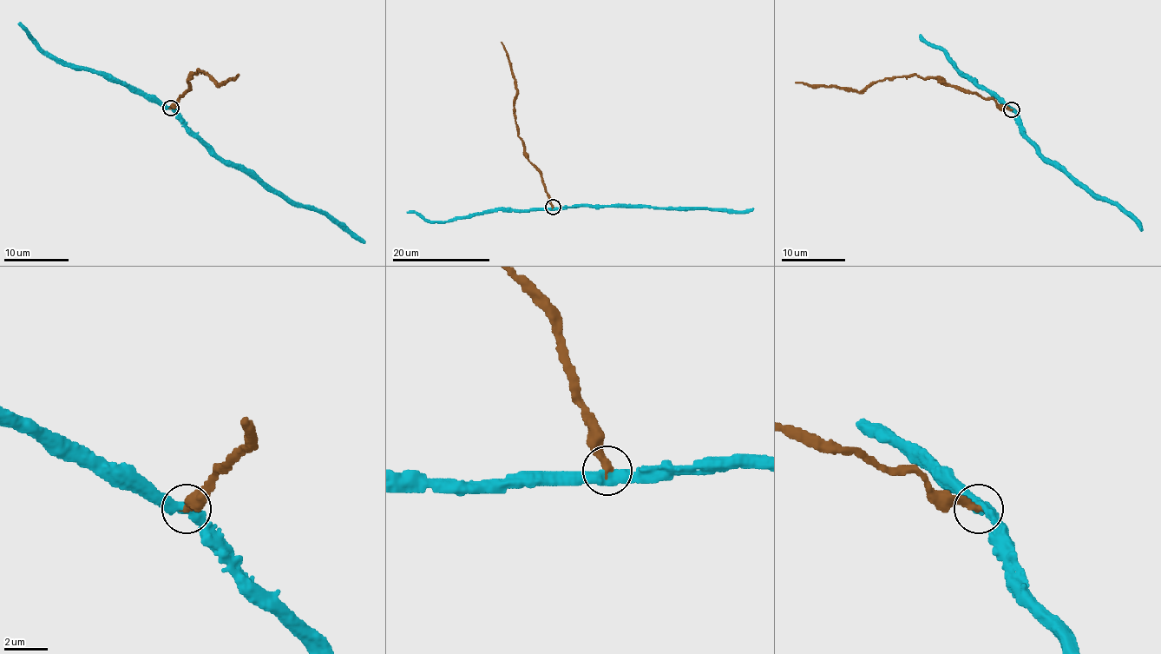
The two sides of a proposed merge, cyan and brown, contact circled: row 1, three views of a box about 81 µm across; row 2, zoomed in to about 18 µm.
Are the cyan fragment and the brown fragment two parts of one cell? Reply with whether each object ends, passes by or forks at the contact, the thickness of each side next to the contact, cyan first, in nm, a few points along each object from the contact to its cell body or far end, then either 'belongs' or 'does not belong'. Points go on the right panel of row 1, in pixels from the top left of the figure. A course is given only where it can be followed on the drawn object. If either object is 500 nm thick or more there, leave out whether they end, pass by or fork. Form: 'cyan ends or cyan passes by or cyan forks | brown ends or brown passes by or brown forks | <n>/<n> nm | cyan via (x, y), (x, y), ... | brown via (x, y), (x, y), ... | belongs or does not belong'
cyan passes by | brown ends | 460/400 nm | cyan via (1011, 109), (1042, 155), (1064, 165), (1072, 178), (1095, 195), (1106, 197), (1130, 212), (1141, 227), (1140, 230) | brown via (1011, 109), (1000, 108), (992, 99), (947, 82), (915, 75), (871, 82), (859, 91), (795, 82) | does not belong

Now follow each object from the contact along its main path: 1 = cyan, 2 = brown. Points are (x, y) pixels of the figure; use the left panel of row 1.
1: (170, 108), (219, 157), (252, 169), (265, 183), (297, 203), (313, 205), (344, 222), (364, 242)
2: (170, 108), (192, 89), (187, 79), (198, 69), (213, 75), (218, 85), (233, 80), (238, 74)

